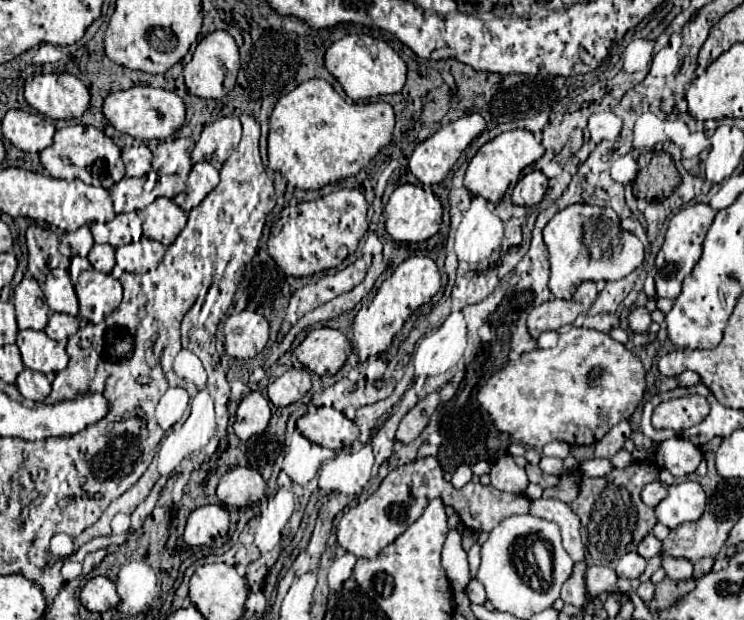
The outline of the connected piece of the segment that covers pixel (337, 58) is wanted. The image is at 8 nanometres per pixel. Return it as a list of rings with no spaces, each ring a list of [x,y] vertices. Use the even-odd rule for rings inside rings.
[[[349,34],[335,42],[325,52],[325,66],[339,80],[345,94],[353,100],[397,94],[403,90],[407,76],[407,66],[401,60],[401,56],[387,42],[369,34]]]

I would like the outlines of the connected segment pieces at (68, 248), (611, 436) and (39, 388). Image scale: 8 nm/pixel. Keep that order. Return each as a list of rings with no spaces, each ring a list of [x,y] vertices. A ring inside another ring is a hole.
[[[81,226],[75,232],[67,232],[61,236],[59,252],[65,256],[87,256],[93,248],[93,236],[89,232],[89,226]]]
[[[627,420],[619,422],[617,426],[613,426],[605,436],[603,440],[599,440],[595,444],[595,458],[613,458],[625,444],[625,440],[631,436],[631,426]]]
[[[25,368],[19,376],[17,376],[17,388],[19,392],[27,398],[27,400],[33,400],[33,402],[43,402],[49,392],[51,392],[51,384],[47,380],[45,374],[41,372],[35,372],[35,370],[29,370]]]

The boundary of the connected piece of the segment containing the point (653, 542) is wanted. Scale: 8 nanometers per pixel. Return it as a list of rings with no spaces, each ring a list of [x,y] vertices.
[[[649,534],[647,538],[643,538],[643,542],[638,545],[637,552],[643,556],[643,558],[651,558],[651,556],[655,556],[657,552],[659,552],[659,548],[661,548],[661,542],[653,536],[653,534]]]

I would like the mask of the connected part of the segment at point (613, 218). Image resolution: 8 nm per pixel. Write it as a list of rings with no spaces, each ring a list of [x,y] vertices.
[[[581,202],[559,210],[543,228],[543,240],[551,262],[549,290],[555,294],[555,298],[563,300],[569,300],[579,288],[579,284],[585,280],[619,280],[643,262],[641,240],[635,234],[621,228],[615,210],[593,204]]]

